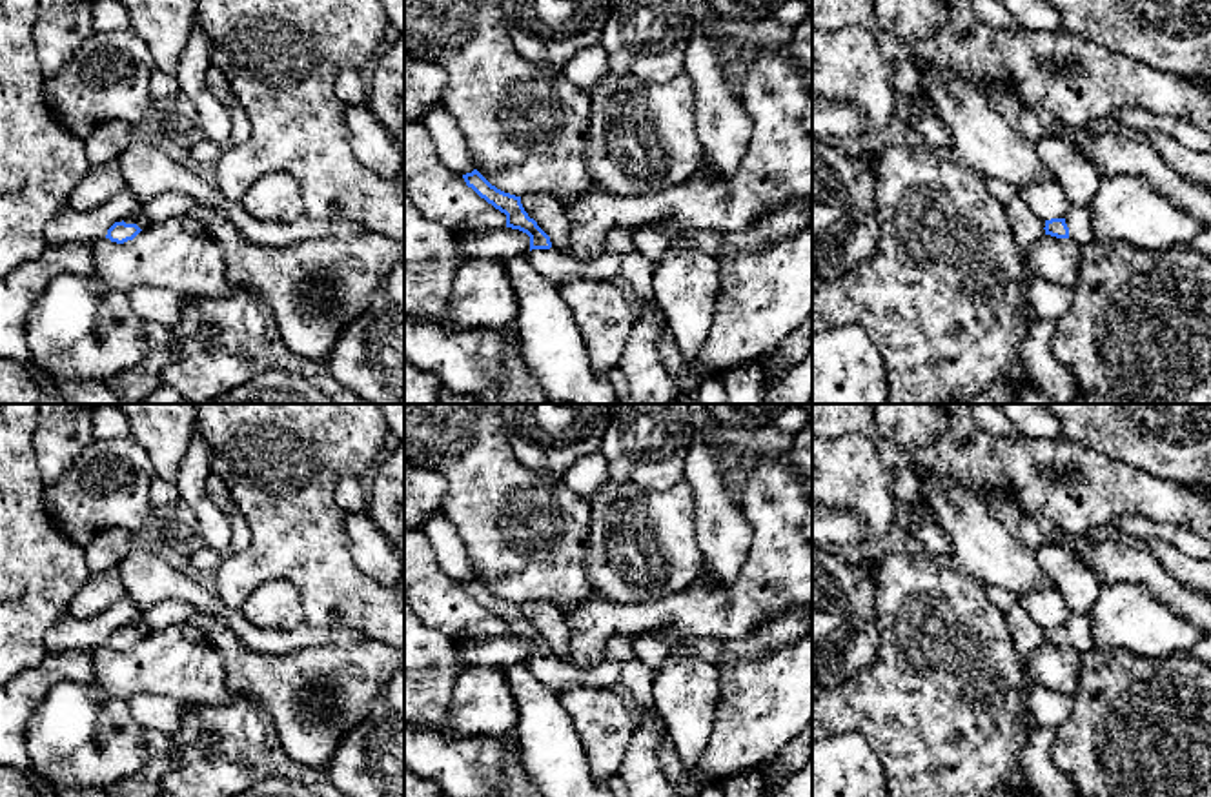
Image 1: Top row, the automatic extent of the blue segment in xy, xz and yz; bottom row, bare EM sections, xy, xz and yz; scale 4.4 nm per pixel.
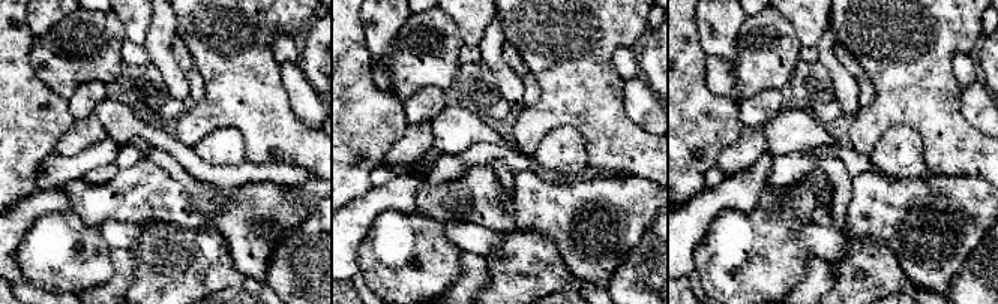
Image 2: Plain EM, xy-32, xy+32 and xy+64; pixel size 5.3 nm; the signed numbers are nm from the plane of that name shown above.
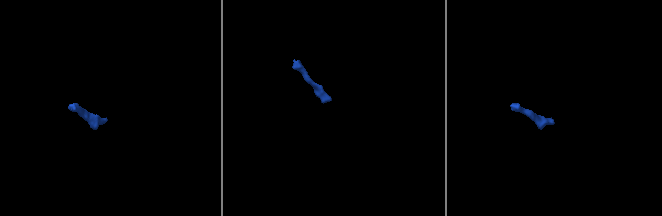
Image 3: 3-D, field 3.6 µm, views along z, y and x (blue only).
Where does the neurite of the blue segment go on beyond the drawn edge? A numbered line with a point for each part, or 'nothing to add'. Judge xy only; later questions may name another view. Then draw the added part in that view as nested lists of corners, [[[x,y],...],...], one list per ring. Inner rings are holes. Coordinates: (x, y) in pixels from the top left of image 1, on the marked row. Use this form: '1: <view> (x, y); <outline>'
1: xy (139, 217); [[[142,209],[126,217],[124,222],[137,224],[140,229],[146,229],[148,226],[151,226],[149,218],[146,217],[146,213]]]

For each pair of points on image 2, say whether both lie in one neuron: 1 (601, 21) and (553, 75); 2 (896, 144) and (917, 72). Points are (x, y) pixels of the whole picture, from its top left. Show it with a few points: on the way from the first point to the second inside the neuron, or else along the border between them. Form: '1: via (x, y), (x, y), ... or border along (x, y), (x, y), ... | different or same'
1: via (587, 35), (571, 51), (566, 62) | same
2: border along (874, 146), (892, 128), (908, 125), (925, 152) | different

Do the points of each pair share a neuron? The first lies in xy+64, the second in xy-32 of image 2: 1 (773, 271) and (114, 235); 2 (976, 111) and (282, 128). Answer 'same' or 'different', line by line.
1: different
2: different

